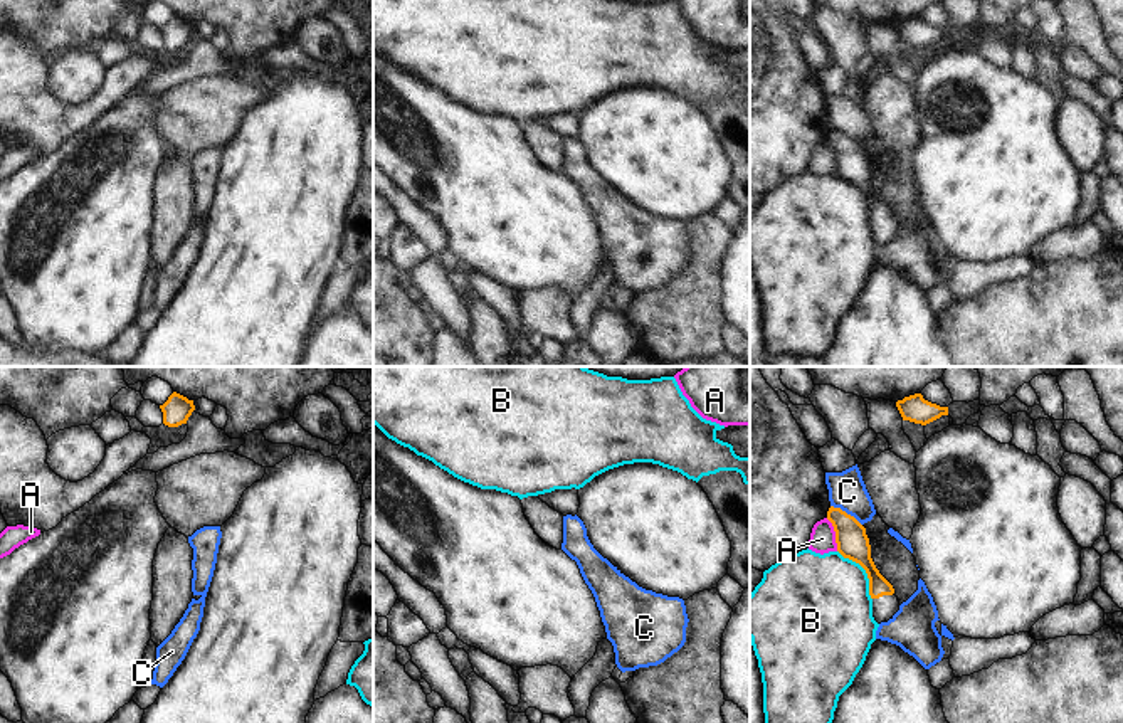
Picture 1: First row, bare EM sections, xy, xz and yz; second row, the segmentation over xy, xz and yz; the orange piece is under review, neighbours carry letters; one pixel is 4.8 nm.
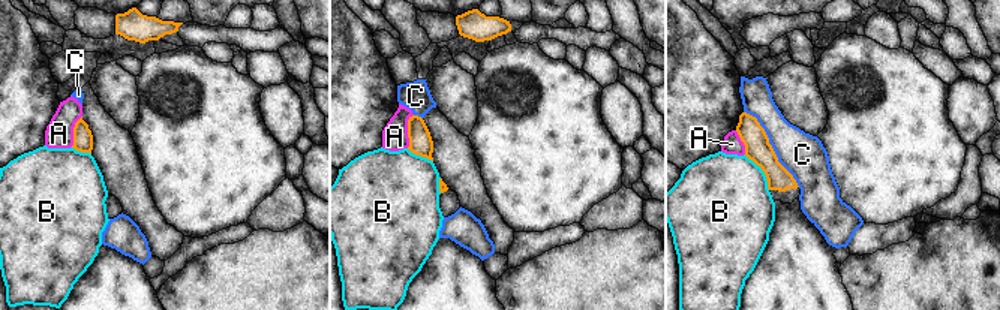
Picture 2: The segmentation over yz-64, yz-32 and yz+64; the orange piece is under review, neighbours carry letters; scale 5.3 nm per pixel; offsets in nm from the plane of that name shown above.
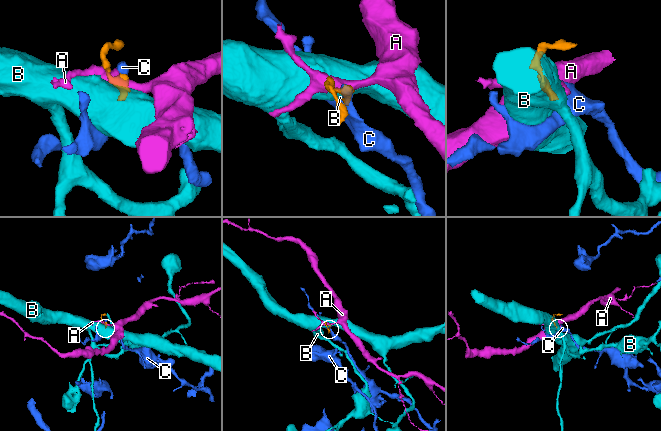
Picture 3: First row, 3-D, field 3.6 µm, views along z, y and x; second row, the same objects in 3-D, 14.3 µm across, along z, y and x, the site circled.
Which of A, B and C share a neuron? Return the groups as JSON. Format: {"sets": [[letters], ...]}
{"sets": [["A"], ["B"], ["C"]]}

